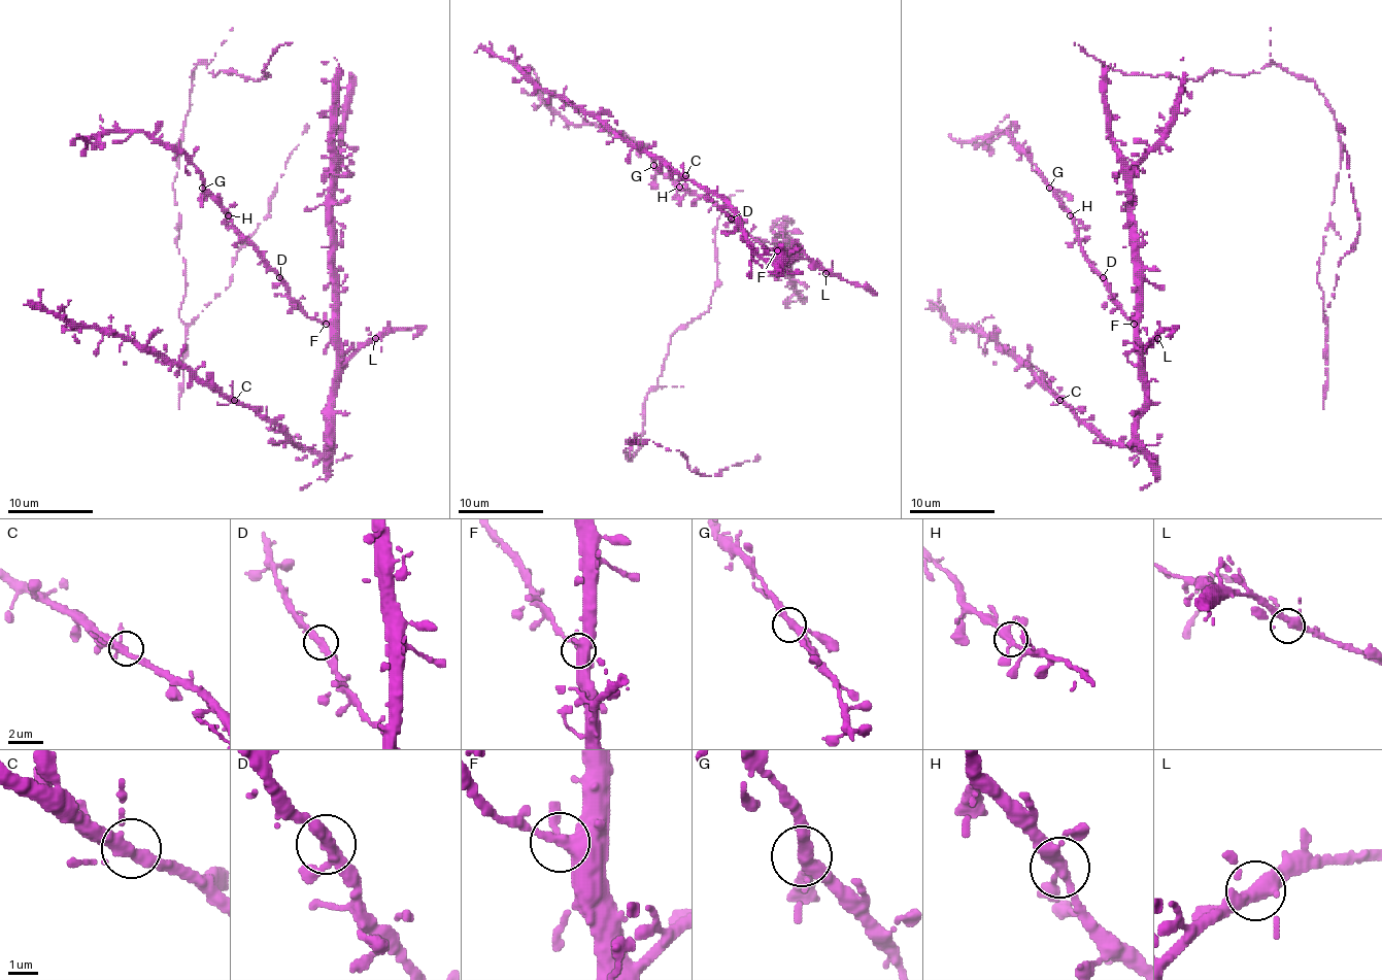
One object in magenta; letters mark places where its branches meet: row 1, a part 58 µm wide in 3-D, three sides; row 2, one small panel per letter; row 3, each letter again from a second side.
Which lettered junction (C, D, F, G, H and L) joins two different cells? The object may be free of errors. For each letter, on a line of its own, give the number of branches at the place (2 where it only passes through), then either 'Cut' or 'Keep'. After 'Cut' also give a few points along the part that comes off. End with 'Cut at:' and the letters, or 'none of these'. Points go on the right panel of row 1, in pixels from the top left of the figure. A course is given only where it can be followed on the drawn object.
C: Branches: 3. Keep
D: Branches: 3. Keep
F: Branches: 3. Keep
G: Branches: 3. Keep
H: Branches: 3. Keep
L: Branches: 3. Keep
Cut at: none of these

